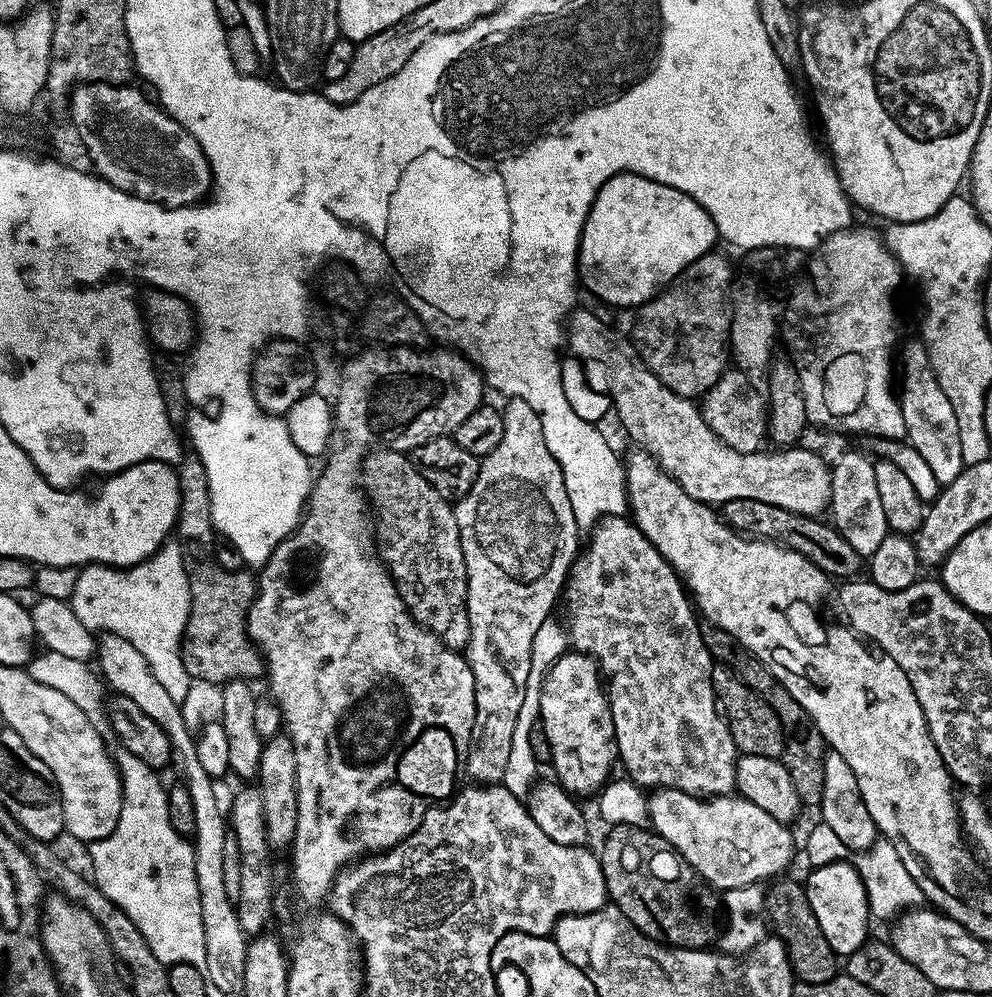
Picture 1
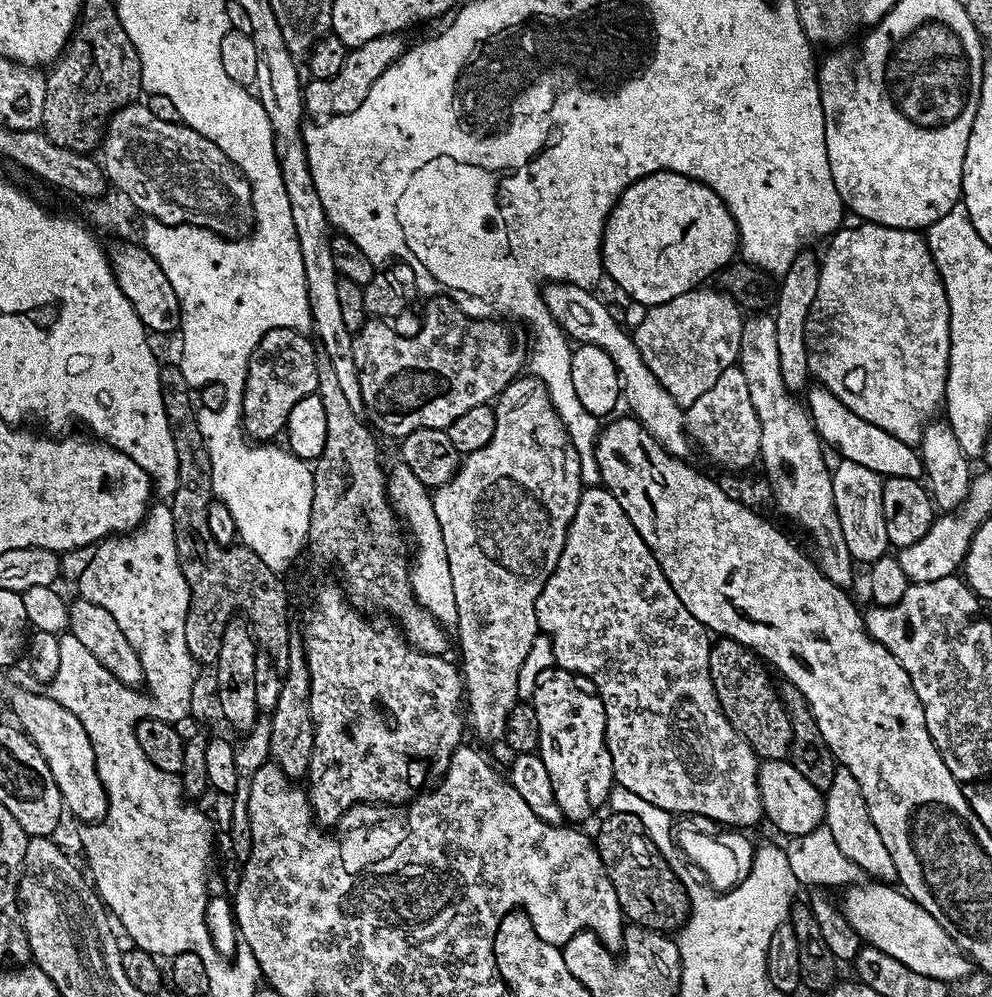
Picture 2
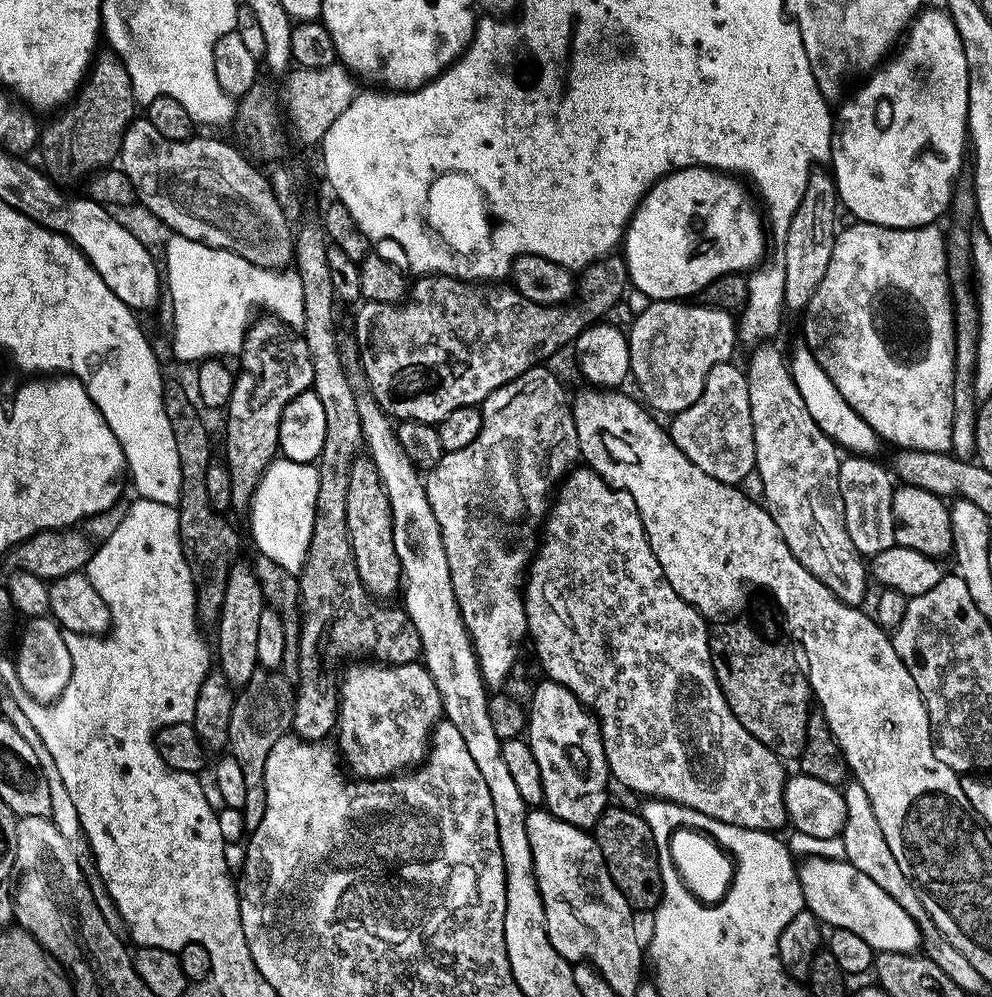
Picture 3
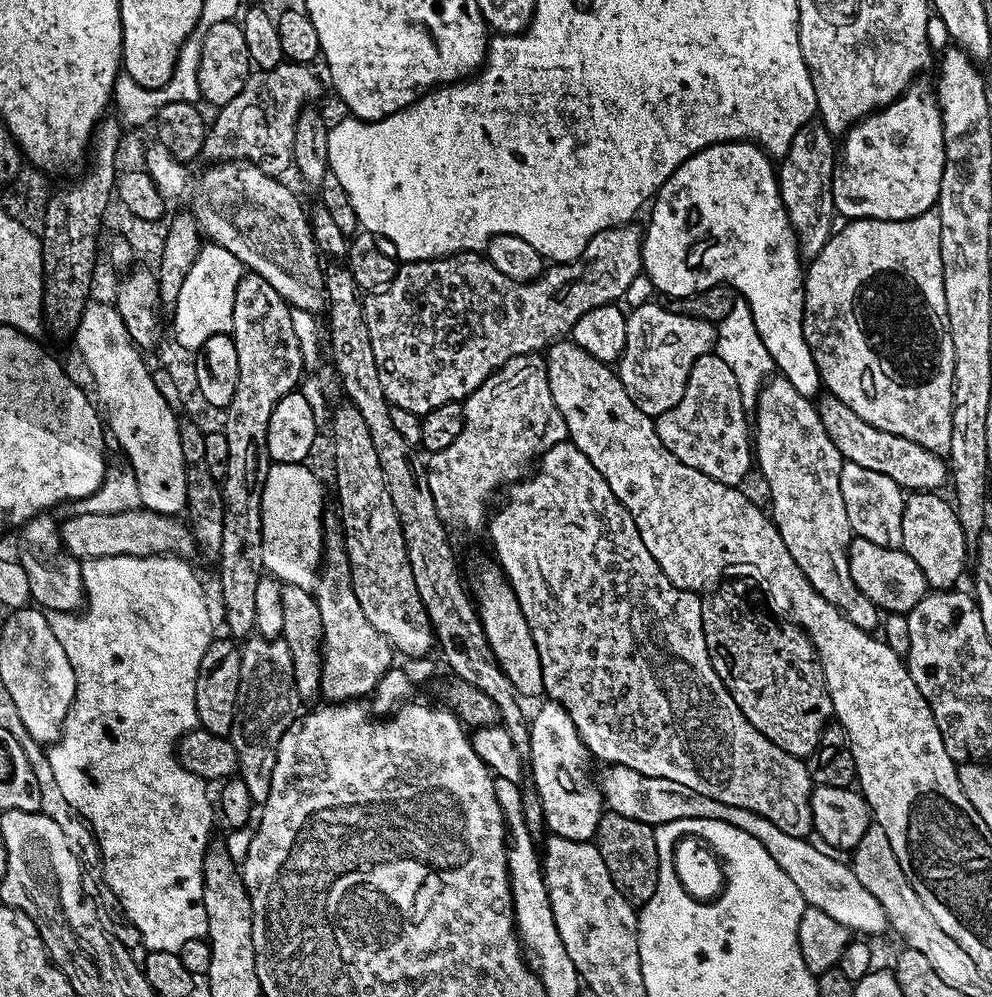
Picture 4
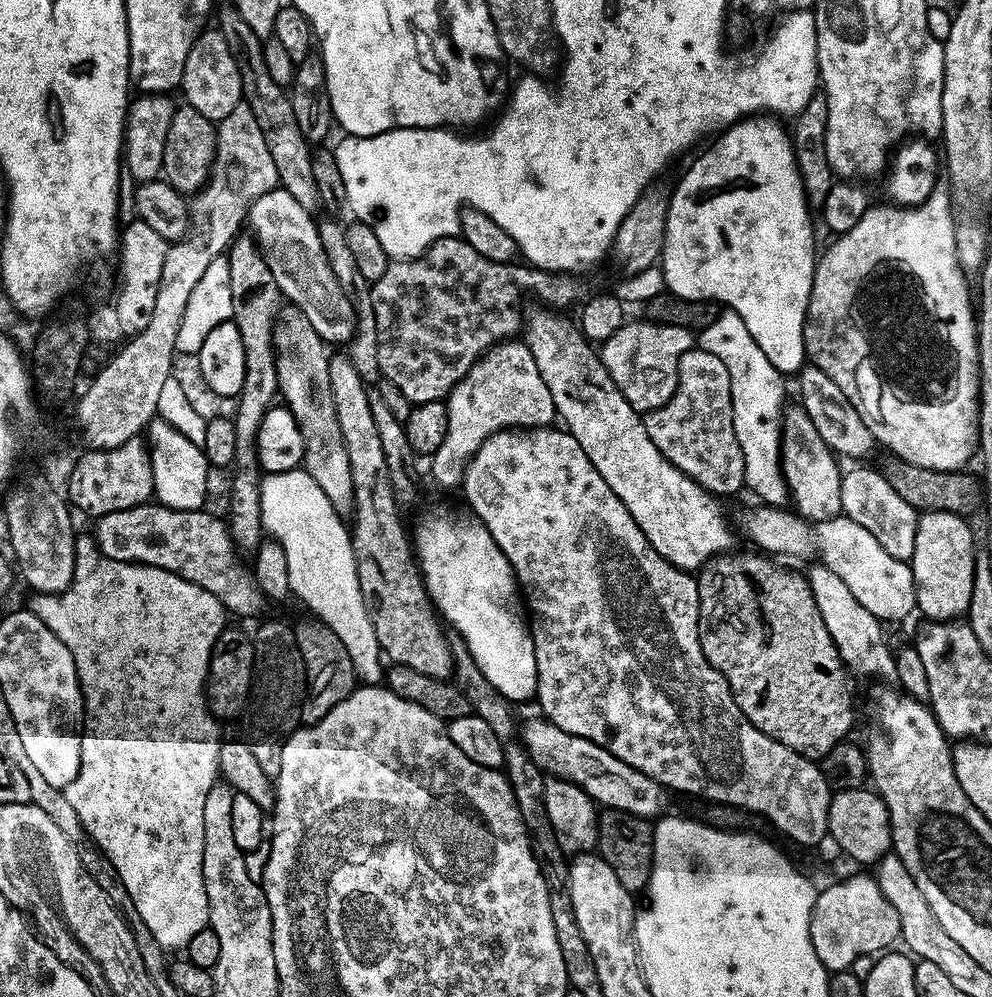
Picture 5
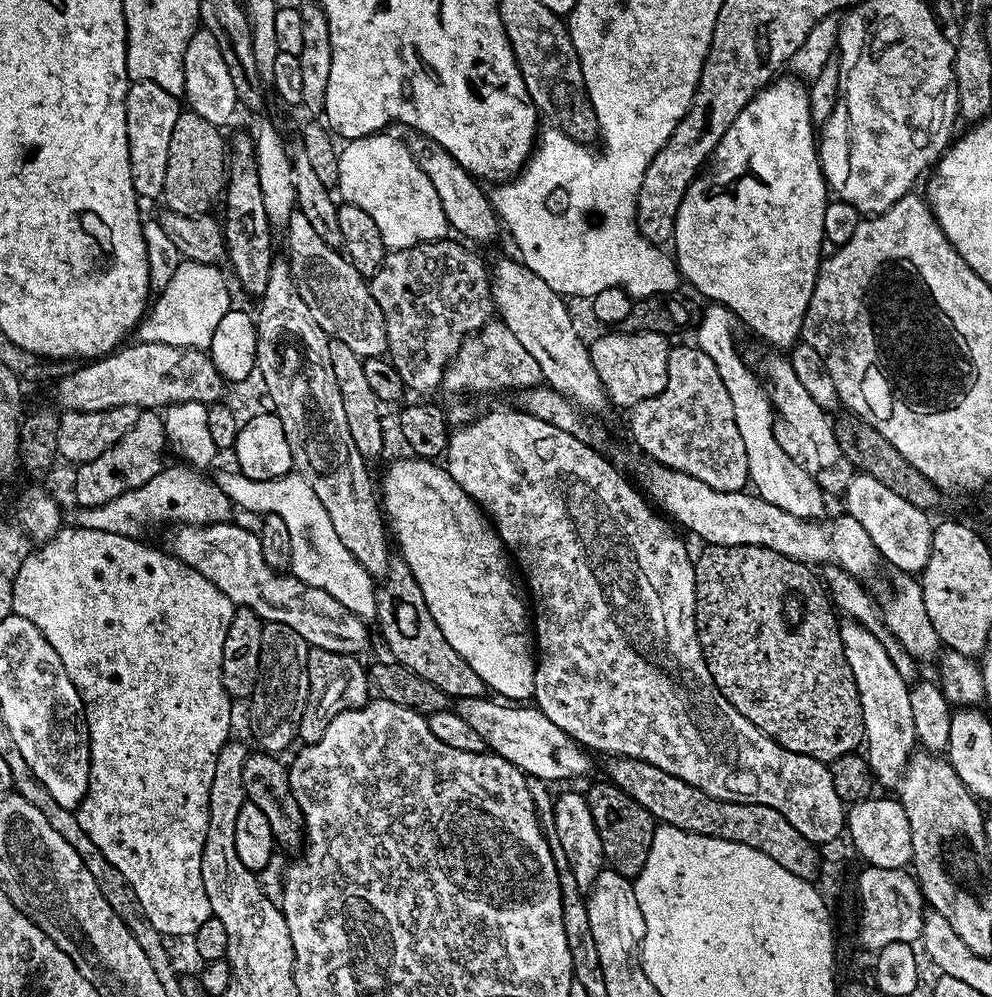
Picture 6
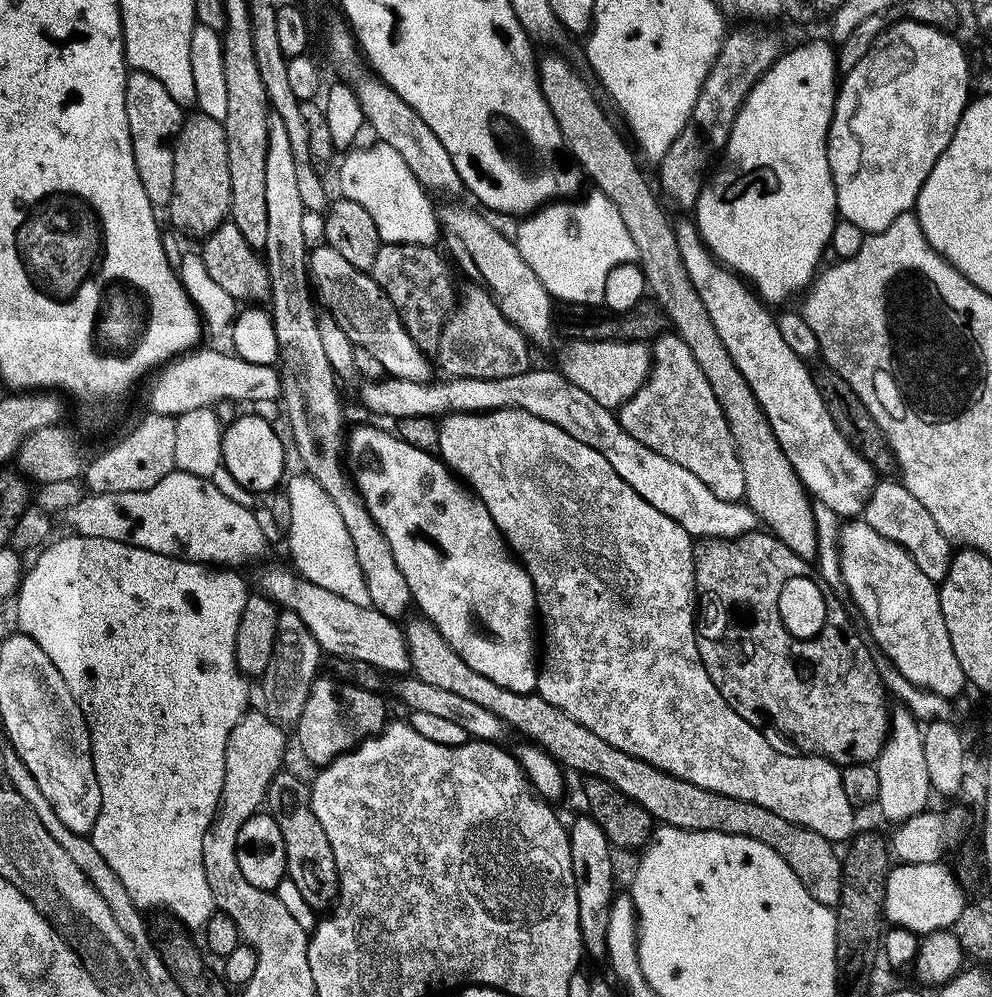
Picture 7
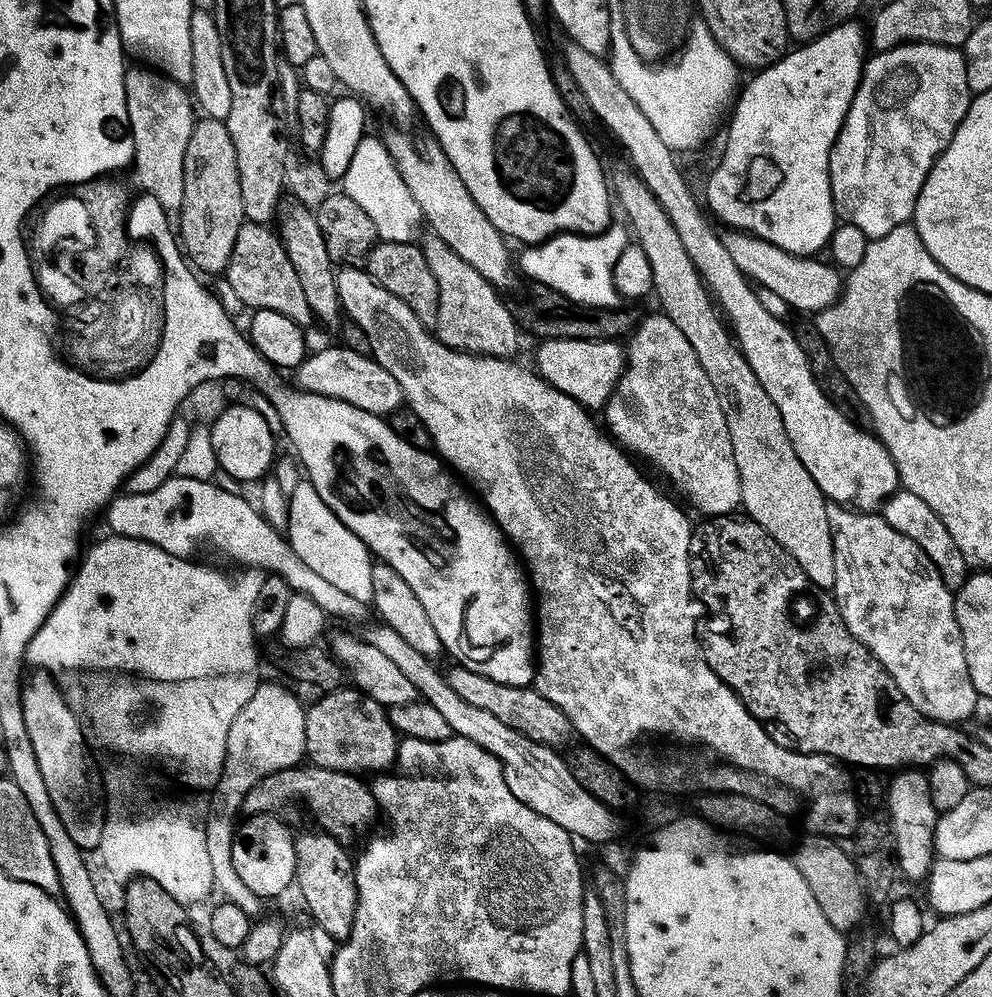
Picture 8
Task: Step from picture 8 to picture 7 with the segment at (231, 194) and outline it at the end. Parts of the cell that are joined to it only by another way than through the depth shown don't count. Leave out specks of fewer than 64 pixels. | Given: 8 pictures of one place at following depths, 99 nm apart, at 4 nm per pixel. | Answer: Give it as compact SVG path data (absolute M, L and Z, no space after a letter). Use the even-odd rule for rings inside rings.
M203 114L192 115L181 124L174 141L174 186L166 200L168 216L176 224L215 226L225 223L232 210L228 139L221 121Z

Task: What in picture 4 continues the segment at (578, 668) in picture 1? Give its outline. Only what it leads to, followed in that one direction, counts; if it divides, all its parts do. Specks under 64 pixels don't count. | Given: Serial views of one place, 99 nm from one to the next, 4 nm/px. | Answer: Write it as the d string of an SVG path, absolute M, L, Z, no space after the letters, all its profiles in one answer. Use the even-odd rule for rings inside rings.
M544 702L537 710L536 717L531 717L528 733L530 780L532 776L531 785L542 802L547 831L553 836L591 841L598 830L598 822L606 811L606 805L600 785L588 769L589 750L578 734L570 714L566 714L562 704Z

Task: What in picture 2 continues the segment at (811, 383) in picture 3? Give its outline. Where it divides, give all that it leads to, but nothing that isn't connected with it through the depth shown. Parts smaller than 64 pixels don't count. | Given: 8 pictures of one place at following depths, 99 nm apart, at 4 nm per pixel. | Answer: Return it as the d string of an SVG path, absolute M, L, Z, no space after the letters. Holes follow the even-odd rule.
M823 386L815 387L809 387L806 392L808 415L811 416L812 424L821 441L831 451L833 448L840 460L858 462L858 466L866 466L866 470L874 470L882 478L893 476L920 480L923 477L924 462L913 445L902 442L902 438L874 426L874 422L858 418L858 414L854 414L854 410L850 410L830 390Z

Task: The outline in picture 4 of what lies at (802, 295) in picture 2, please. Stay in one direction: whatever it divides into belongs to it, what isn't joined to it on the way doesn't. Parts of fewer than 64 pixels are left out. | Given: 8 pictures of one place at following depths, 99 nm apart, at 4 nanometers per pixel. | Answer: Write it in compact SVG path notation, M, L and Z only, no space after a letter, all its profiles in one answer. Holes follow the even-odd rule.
M813 122L803 127L794 136L788 155L783 159L778 170L780 196L795 230L796 244L801 257L808 262L817 257L832 237L838 213L834 206L834 174L838 163L838 144L833 133L823 123Z

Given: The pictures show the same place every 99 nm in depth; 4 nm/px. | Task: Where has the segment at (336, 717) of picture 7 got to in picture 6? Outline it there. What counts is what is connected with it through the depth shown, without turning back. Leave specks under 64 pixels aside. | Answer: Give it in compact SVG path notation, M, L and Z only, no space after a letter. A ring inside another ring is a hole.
M308 649L308 677L310 690L306 698L306 710L298 733L304 744L313 744L322 738L328 724L347 708L360 708L370 699L370 672L359 664L359 659L350 654L338 654L334 650Z

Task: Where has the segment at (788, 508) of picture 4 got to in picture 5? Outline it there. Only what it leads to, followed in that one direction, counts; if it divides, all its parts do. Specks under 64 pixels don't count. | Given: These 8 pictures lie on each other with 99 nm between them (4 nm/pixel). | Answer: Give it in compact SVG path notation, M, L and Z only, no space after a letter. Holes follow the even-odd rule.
M801 406L785 407L782 421L782 439L780 455L784 470L784 480L788 483L791 503L795 511L810 521L829 520L841 515L842 486L840 477L842 468L836 465L837 457L826 442L819 437L814 423ZM813 563L813 568L806 572L808 585L812 588L814 602L818 602L818 614L822 614L822 622L826 630L830 630L830 638L834 638L834 646L840 651L840 657L853 673L861 672L864 676L895 677L896 657L893 649L888 649L884 641L885 625L842 583L842 578L834 574L824 564Z

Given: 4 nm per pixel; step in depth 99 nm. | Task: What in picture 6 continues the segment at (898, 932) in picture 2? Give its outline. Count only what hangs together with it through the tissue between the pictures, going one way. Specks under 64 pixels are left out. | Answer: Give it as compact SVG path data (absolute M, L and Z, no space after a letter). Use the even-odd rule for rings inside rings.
M487 695L475 696L456 700L454 704L458 718L478 730L487 751L506 758L506 762L533 780L576 780L591 770L593 757L566 730L558 730L540 708L488 699Z

